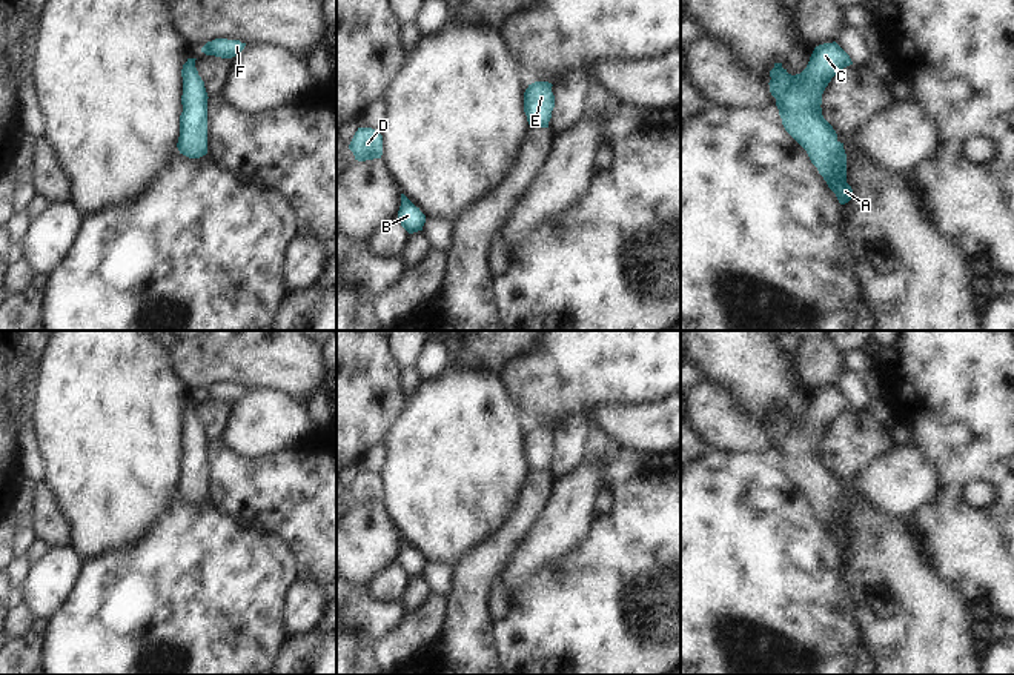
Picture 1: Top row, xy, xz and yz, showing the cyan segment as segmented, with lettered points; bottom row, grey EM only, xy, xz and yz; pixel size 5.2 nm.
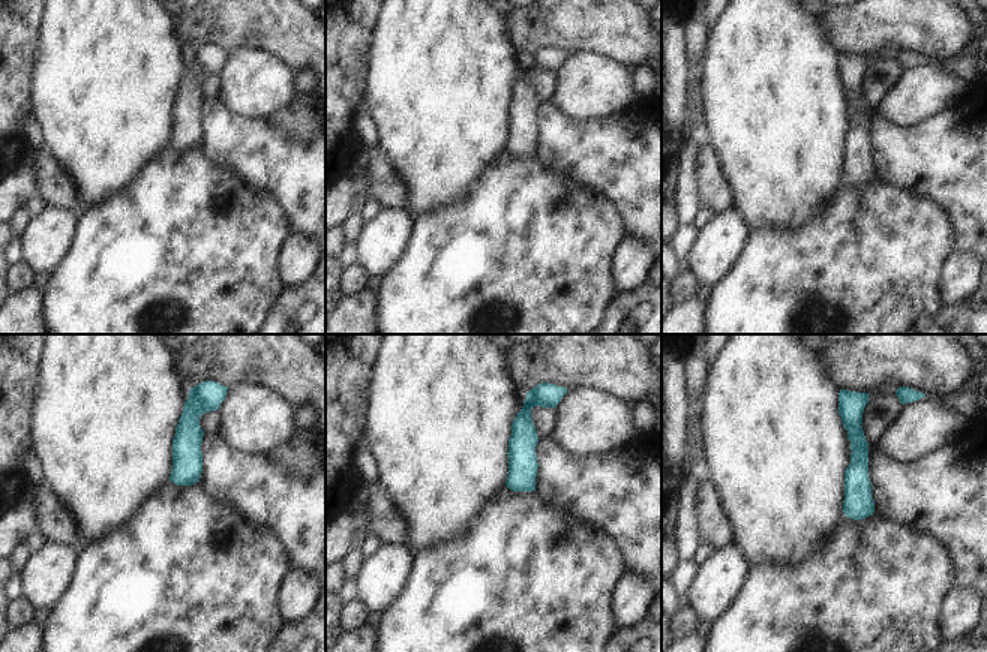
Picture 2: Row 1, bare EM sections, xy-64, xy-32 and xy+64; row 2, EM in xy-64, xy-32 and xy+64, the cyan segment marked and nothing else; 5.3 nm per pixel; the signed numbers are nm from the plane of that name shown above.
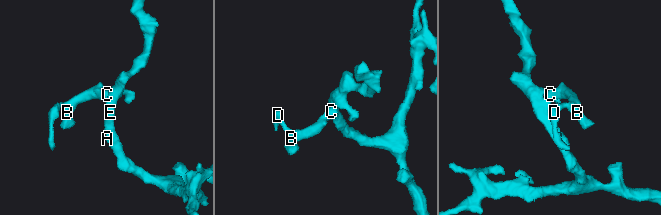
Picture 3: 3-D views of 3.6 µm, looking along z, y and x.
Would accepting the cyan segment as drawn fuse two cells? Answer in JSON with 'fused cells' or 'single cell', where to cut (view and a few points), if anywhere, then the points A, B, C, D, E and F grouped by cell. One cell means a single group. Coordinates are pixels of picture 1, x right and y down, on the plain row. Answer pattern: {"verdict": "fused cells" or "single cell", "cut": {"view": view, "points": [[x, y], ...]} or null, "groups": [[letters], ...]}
{"verdict": "single cell", "cut": null, "groups": [["A", "B", "C", "D", "E", "F"]]}

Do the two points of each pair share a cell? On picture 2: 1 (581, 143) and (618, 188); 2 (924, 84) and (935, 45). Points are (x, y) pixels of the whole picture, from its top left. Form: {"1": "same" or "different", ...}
{"1": "same", "2": "different"}

